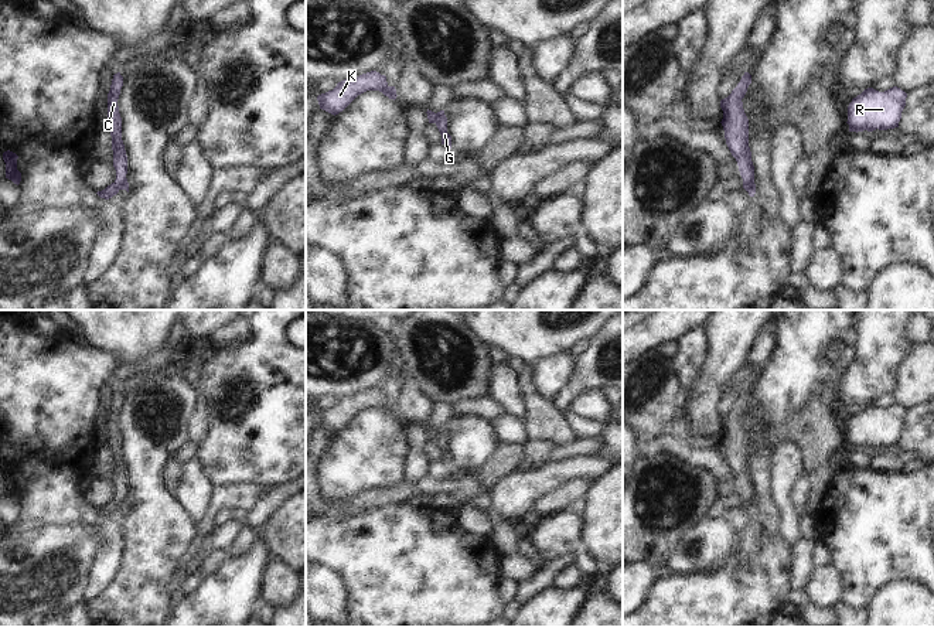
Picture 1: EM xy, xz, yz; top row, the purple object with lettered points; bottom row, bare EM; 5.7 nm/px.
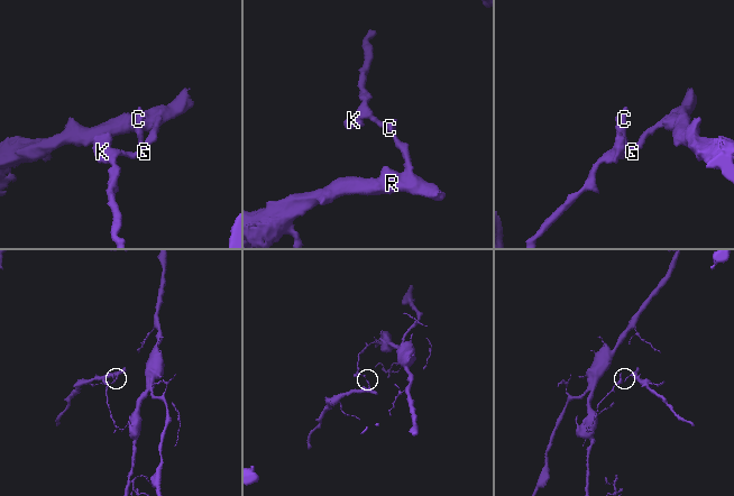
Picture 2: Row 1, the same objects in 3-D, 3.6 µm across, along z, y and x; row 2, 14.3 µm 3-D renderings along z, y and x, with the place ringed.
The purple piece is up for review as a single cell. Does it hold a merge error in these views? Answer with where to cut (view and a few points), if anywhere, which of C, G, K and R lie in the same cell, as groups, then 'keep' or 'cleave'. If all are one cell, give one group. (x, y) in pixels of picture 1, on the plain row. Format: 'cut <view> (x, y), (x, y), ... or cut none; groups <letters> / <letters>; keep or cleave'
cut yz (743, 497), (753, 500); groups C K / G R; cleave

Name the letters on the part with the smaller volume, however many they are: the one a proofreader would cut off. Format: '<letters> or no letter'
G, R

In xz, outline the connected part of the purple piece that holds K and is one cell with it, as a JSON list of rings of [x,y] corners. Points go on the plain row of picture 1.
[[[371,388],[357,395],[338,399],[333,408],[318,412],[317,418],[320,426],[335,433],[342,429],[358,412],[367,408],[379,408],[393,418],[398,413],[395,403],[388,402],[385,392]]]

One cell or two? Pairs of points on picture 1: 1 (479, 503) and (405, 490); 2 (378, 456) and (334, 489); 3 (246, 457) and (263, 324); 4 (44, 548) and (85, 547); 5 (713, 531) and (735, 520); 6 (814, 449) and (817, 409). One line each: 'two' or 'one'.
1: two
2: one
3: one
4: one
5: two
6: one

